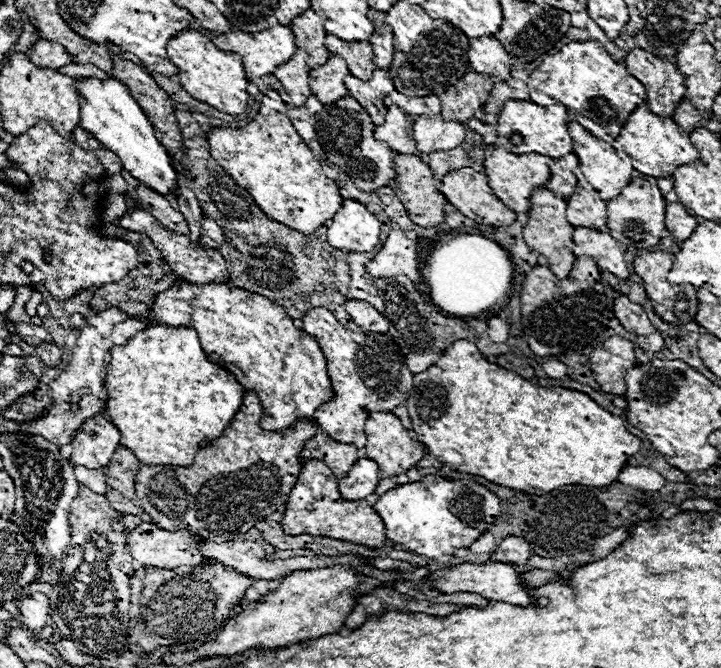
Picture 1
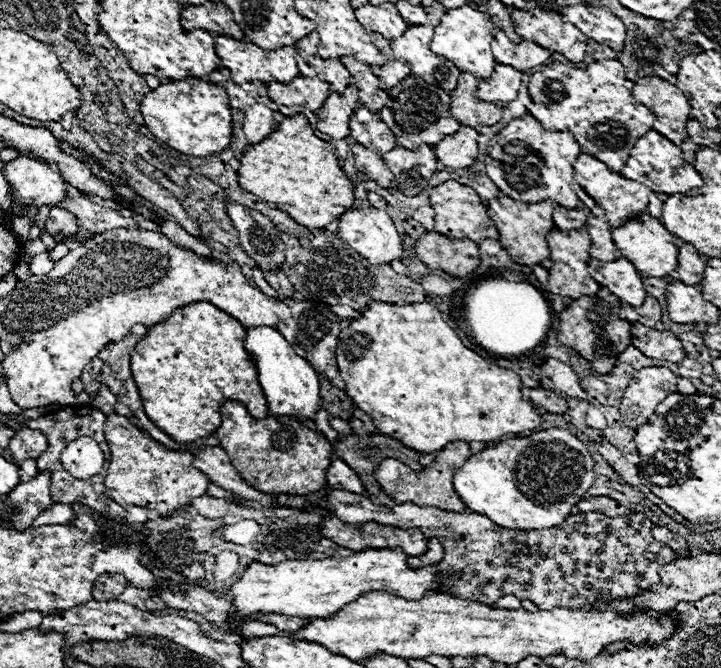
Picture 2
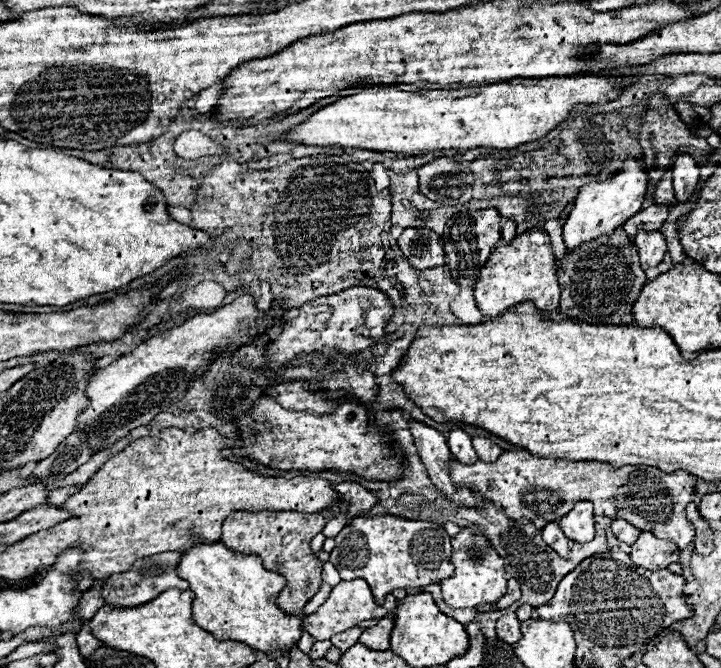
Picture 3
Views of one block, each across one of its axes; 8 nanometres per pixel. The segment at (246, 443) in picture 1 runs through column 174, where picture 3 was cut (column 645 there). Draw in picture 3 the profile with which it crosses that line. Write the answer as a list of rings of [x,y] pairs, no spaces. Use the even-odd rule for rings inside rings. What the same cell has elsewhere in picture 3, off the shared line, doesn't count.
[[[528,450],[504,452],[496,462],[462,464],[458,460],[450,462],[450,478],[458,486],[474,486],[486,500],[500,504],[502,510],[514,518],[532,520],[534,516],[546,522],[560,520],[578,502],[592,502],[596,516],[622,518],[636,526],[638,530],[648,528],[654,536],[662,540],[672,540],[678,548],[686,548],[694,540],[694,526],[686,518],[686,506],[694,502],[694,488],[698,478],[678,470],[664,474],[652,466],[622,466],[614,468],[606,462],[592,460],[558,460],[534,456]]]

